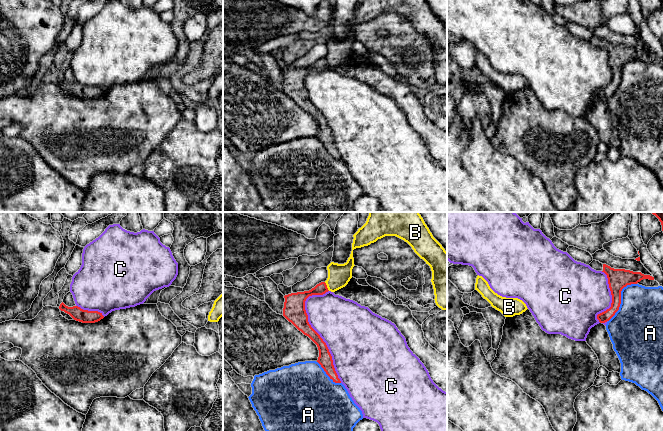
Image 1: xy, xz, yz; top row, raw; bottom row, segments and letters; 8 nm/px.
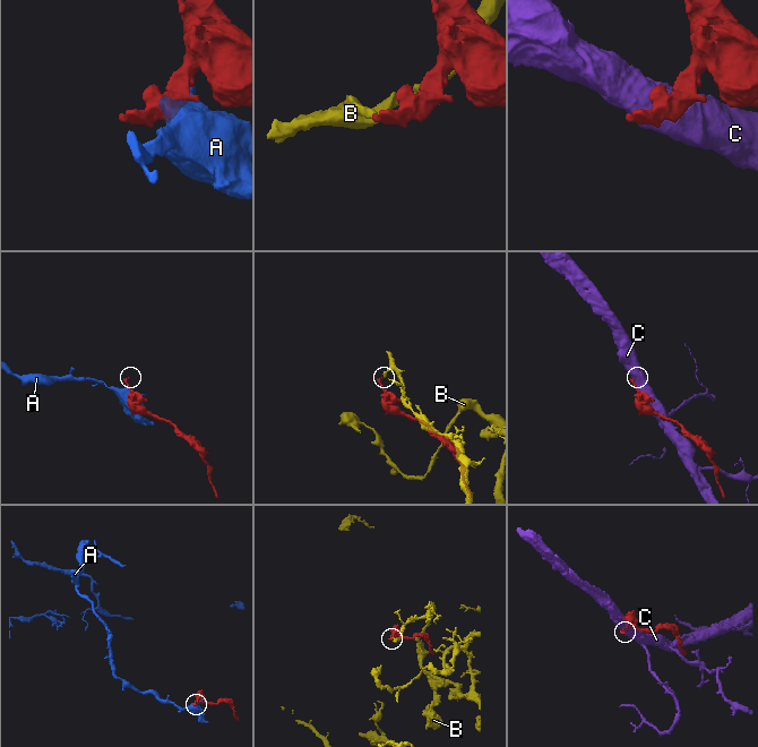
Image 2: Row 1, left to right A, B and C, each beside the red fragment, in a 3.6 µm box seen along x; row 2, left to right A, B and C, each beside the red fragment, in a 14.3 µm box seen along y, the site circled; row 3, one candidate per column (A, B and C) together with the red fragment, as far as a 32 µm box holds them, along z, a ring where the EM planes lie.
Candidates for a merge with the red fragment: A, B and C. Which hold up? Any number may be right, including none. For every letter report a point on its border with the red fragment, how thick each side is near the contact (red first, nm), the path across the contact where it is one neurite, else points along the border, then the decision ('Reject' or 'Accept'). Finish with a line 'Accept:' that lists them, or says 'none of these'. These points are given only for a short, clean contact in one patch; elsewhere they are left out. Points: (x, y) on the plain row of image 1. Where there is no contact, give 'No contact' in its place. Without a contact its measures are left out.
A: Touches red at yz (620, 74). Thickness 160 nm (red) against 400 nm. Reject
B: Touches red at xz (326, 62). Thickness 120 nm (red) against 180 nm. Boundary: xz (324, 58), (329, 66). Reject
C: Touches red at xz (314, 106). Thickness 180 nm (red) against 420 nm. Reject
Accept: none of these

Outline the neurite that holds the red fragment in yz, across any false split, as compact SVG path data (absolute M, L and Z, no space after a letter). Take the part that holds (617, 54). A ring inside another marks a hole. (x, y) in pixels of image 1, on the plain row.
M593 36L589 42L596 47L602 47L607 51L612 71L611 83L597 91L597 95L600 99L609 97L619 86L621 80L621 67L624 63L631 60L637 60L643 55L654 56L654 53L650 51L644 51L641 48L633 48L625 45L614 45L596 36Z

